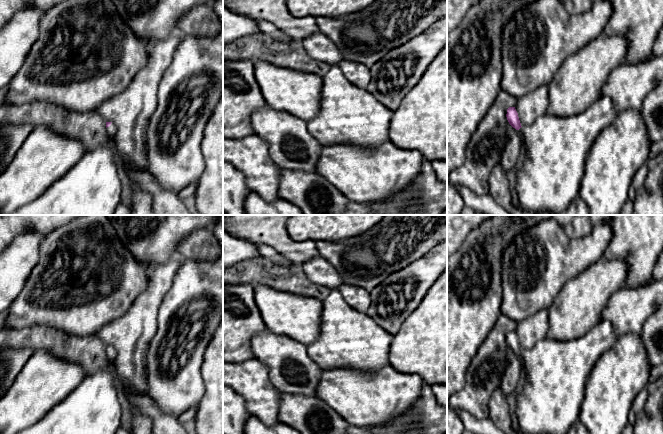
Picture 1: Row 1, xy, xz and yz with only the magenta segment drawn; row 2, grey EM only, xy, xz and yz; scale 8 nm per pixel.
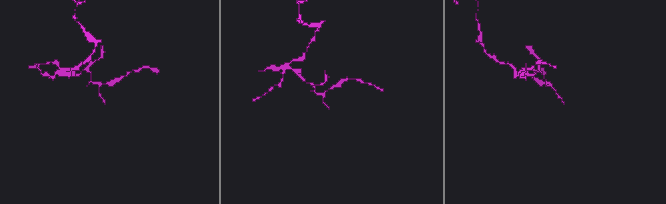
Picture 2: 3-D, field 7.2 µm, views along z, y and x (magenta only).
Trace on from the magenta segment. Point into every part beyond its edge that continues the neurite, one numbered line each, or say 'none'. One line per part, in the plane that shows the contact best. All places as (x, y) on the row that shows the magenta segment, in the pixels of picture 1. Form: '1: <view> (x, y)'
1: xy (92, 186)

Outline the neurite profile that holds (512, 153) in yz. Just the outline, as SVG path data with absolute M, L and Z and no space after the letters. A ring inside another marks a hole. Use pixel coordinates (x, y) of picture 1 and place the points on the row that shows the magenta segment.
M507 125L507 143L501 155L500 164L507 173L517 169L523 154L523 139L518 130Z

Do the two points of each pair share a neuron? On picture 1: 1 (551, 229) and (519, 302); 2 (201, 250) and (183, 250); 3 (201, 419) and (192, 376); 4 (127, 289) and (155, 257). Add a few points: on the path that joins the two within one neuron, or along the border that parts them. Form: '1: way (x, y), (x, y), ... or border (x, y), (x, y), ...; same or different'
1: way (545, 247), (536, 285); same
2: way (197, 250), (187, 250); same
3: border (203, 379), (204, 394), (195, 406); different
4: border (129, 250), (145, 266), (149, 274); different

